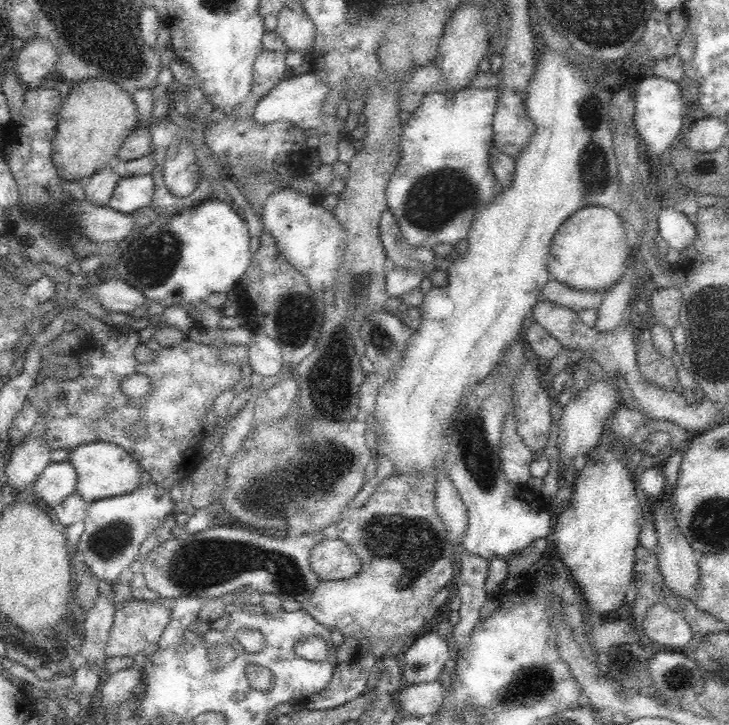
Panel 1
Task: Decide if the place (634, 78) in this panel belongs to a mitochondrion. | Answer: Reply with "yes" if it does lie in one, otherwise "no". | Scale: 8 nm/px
no

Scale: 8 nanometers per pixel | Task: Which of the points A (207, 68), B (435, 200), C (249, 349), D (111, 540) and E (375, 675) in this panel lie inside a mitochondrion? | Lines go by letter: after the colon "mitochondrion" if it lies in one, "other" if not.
A: other
B: mitochondrion
C: other
D: mitochondrion
E: other

